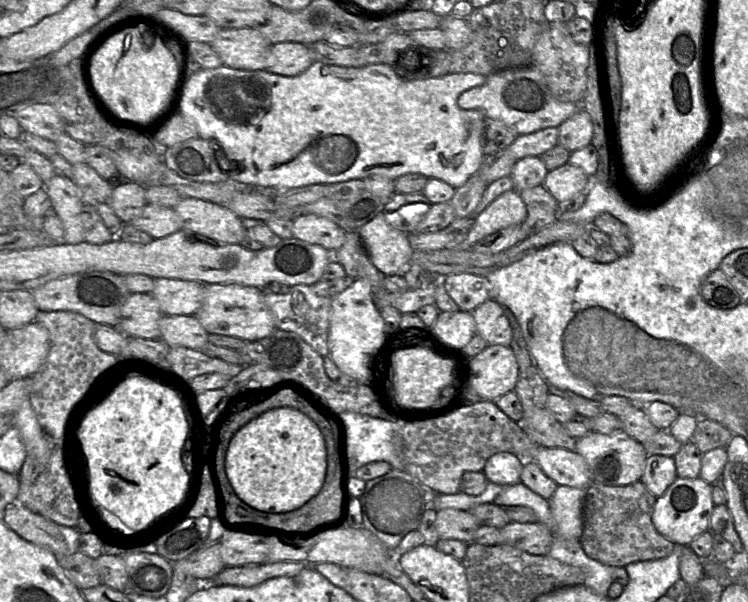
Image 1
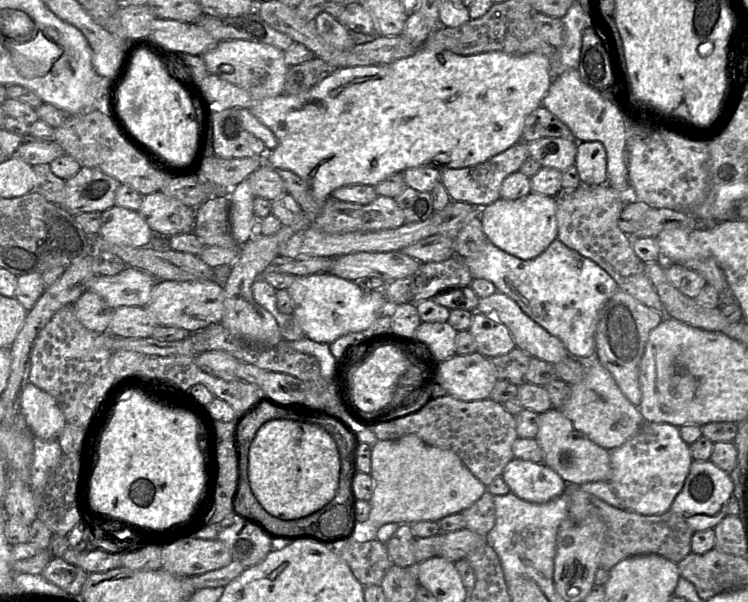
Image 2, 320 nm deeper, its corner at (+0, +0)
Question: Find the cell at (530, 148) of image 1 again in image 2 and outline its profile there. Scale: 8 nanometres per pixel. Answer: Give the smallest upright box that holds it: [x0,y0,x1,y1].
[441,141,530,208]

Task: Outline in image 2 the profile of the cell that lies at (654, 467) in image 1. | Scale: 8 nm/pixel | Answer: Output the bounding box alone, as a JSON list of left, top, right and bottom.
[609,421,693,515]

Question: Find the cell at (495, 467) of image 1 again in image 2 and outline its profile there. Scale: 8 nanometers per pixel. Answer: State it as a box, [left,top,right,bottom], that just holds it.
[501,458,567,503]

